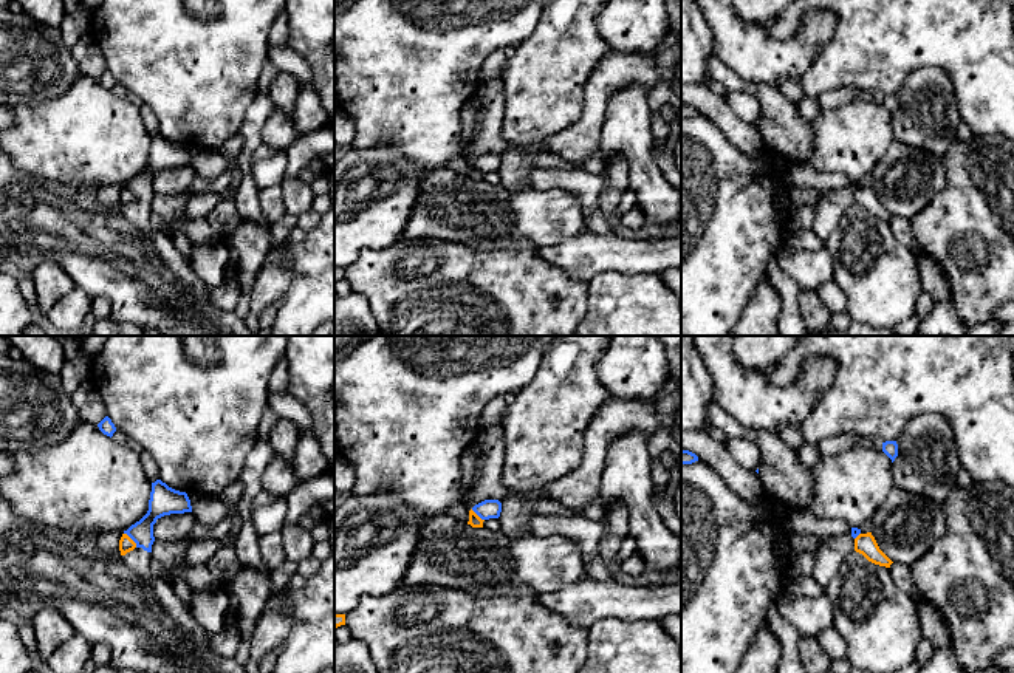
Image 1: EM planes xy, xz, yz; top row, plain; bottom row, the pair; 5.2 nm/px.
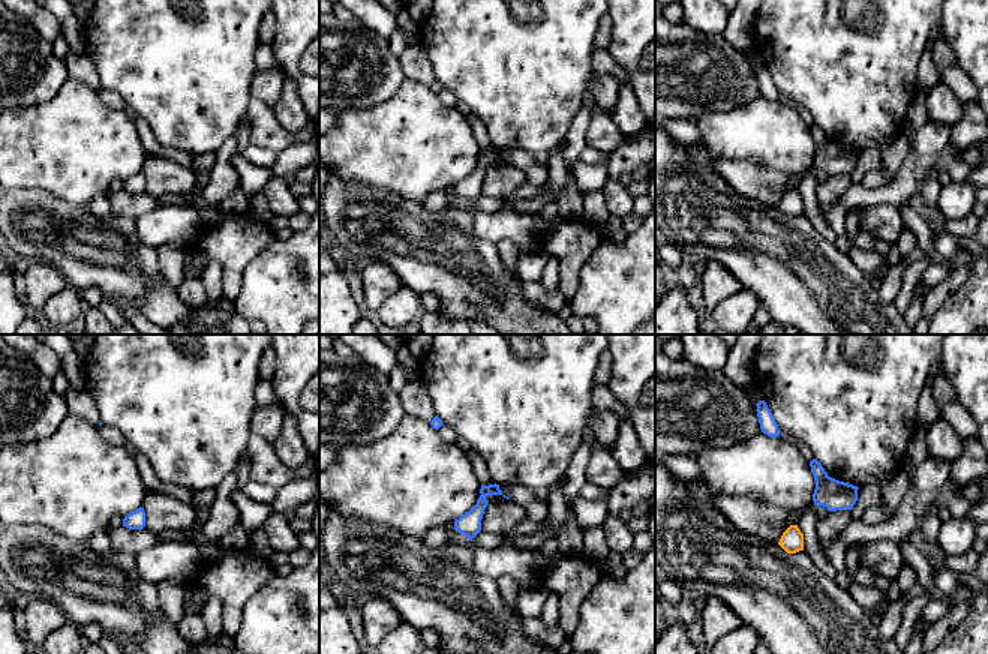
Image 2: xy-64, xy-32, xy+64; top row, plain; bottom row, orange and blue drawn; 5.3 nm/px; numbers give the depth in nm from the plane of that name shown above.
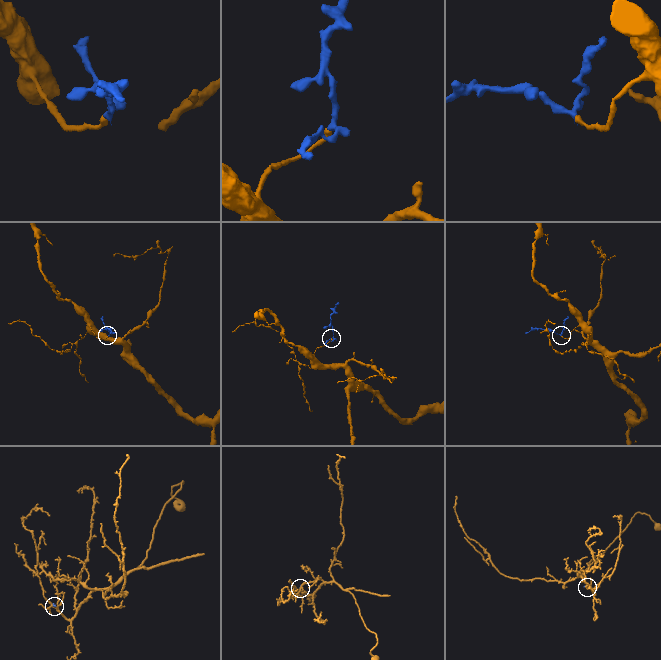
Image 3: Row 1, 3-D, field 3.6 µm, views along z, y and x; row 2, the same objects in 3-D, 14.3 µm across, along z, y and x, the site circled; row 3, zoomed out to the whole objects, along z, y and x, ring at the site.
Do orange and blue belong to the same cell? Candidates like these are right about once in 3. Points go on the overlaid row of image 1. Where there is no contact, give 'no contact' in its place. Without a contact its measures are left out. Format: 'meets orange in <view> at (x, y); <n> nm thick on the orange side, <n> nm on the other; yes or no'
meets orange in xy at (132, 540); 80 nm thick on the orange side, 130 nm on the other; no

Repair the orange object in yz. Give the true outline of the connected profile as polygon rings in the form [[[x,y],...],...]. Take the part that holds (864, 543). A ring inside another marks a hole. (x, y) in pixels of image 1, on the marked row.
[[[872,532],[859,534],[855,538],[855,551],[862,554],[868,562],[890,568],[893,563],[878,546]]]

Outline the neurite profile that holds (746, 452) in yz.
[[[729,436],[723,446],[745,469],[757,470],[760,467],[760,449],[752,439]]]

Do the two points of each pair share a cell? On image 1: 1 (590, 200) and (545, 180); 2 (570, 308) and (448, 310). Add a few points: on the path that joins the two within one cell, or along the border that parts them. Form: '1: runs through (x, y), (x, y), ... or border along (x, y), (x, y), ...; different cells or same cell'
1: runs through (581, 189), (572, 180), (556, 180); same cell
2: runs through (539, 308), (479, 310); same cell

